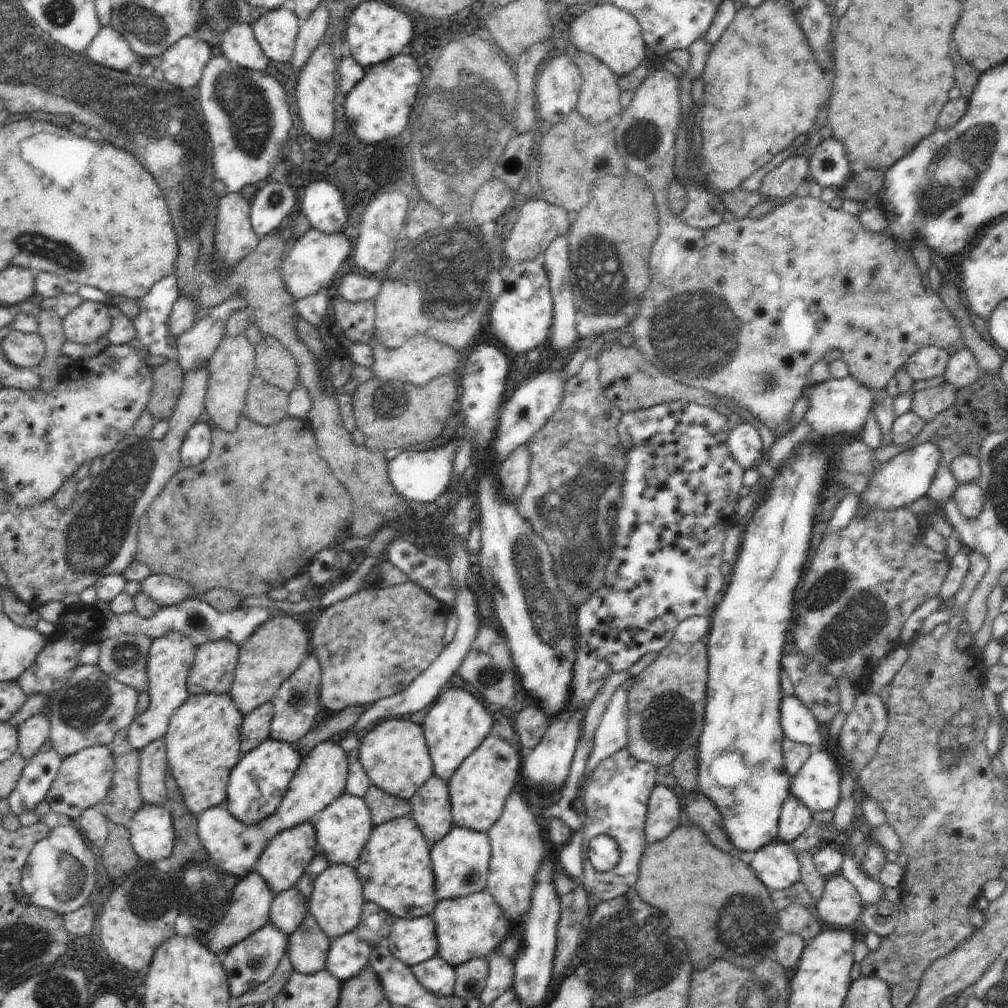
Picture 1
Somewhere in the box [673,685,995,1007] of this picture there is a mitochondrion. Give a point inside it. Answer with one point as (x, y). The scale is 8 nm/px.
(754, 919)

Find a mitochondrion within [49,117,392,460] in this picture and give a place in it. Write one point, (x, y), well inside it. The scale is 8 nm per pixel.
(278, 198)

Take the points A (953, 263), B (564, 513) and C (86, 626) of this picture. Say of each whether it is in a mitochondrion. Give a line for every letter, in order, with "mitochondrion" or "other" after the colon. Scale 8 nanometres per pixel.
A: other
B: mitochondrion
C: other

